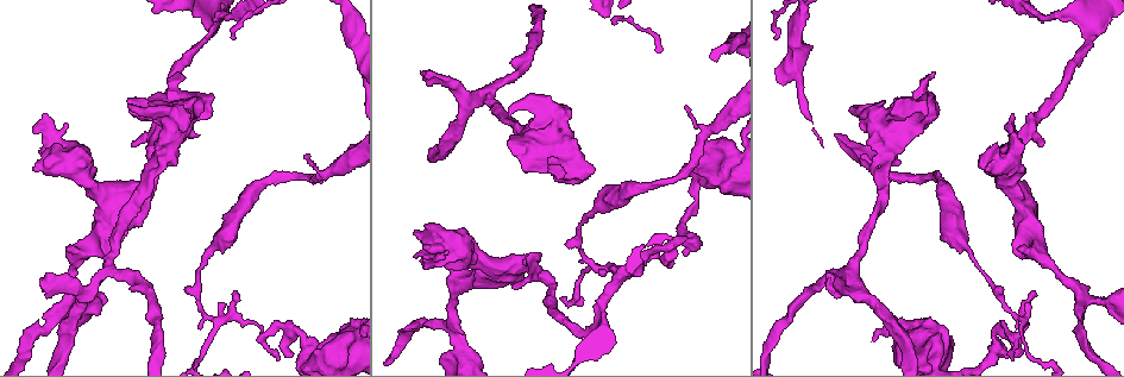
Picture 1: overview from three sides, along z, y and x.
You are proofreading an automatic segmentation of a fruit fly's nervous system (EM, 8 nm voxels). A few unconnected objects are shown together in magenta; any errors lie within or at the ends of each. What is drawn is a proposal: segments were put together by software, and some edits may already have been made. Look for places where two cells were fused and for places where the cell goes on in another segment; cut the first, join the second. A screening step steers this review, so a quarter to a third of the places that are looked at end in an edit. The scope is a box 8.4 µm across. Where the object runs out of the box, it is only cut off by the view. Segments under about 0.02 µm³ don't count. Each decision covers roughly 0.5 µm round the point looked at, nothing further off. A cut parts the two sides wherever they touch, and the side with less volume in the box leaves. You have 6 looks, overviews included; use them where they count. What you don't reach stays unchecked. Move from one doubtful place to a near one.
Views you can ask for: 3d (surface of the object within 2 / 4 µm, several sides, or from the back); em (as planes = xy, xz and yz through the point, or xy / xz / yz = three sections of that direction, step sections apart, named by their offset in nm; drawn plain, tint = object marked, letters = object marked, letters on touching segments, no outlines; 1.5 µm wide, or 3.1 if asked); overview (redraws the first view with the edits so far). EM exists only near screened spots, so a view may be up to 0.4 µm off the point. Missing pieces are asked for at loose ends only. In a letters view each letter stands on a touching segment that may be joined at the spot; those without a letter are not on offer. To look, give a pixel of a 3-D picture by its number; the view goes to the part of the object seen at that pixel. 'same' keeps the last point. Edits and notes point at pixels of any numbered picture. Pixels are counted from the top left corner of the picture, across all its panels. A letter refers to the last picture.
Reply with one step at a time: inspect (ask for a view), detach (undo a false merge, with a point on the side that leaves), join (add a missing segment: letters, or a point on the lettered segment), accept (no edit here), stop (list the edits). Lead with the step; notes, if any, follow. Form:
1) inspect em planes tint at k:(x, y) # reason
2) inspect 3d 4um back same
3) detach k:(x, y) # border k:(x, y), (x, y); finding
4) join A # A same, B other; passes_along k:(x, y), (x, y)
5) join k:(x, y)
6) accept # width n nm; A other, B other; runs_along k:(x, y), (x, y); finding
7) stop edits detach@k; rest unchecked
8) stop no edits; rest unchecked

inspect em planes plain at 1:(451, 324) # arms part here

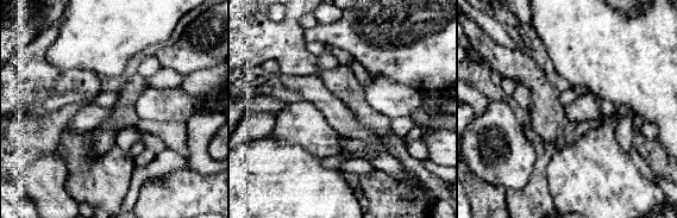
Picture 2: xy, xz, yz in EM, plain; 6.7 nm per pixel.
inspect em planes letters same # see the neighbours

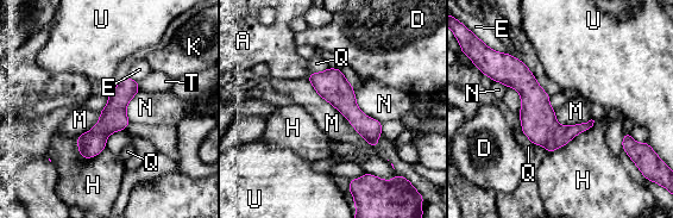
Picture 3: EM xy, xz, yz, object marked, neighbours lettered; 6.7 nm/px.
accept # A other, D other, E other, H other, K other, M other, N other, Q other, T other, U other; runs_along 3:(488, 56), (558, 130), (587, 125); continuous, no second cell

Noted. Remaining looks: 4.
inspect 3d 4um at 1:(674, 245) # arms part here

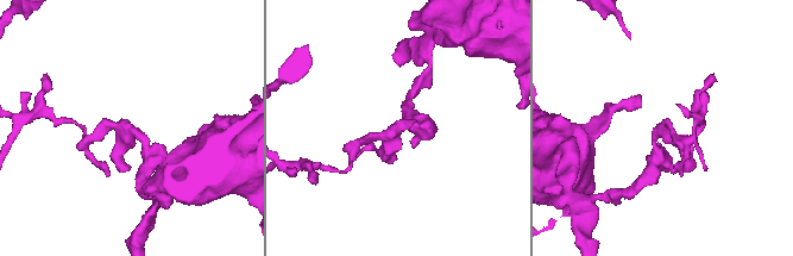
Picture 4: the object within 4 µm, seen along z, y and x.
inspect em yz step 8 tint at 4:(665, 131)

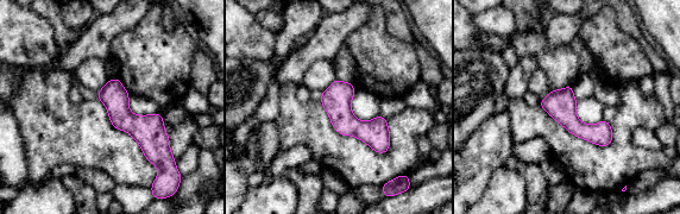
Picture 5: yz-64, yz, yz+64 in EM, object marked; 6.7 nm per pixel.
inspect em planes letters same

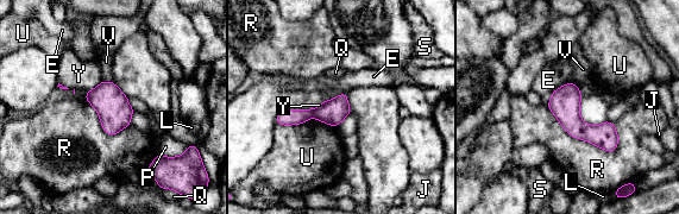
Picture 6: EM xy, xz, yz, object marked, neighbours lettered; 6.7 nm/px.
detach 6:(293, 117) # width 170 nm; E other, J other, L other, P other, Q other, R other, S other, U other, V other, Y other; border 6:(312, 109), (313, 115); a second cell is stuck on

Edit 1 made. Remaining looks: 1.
stop edits detach@6; rest unchecked

